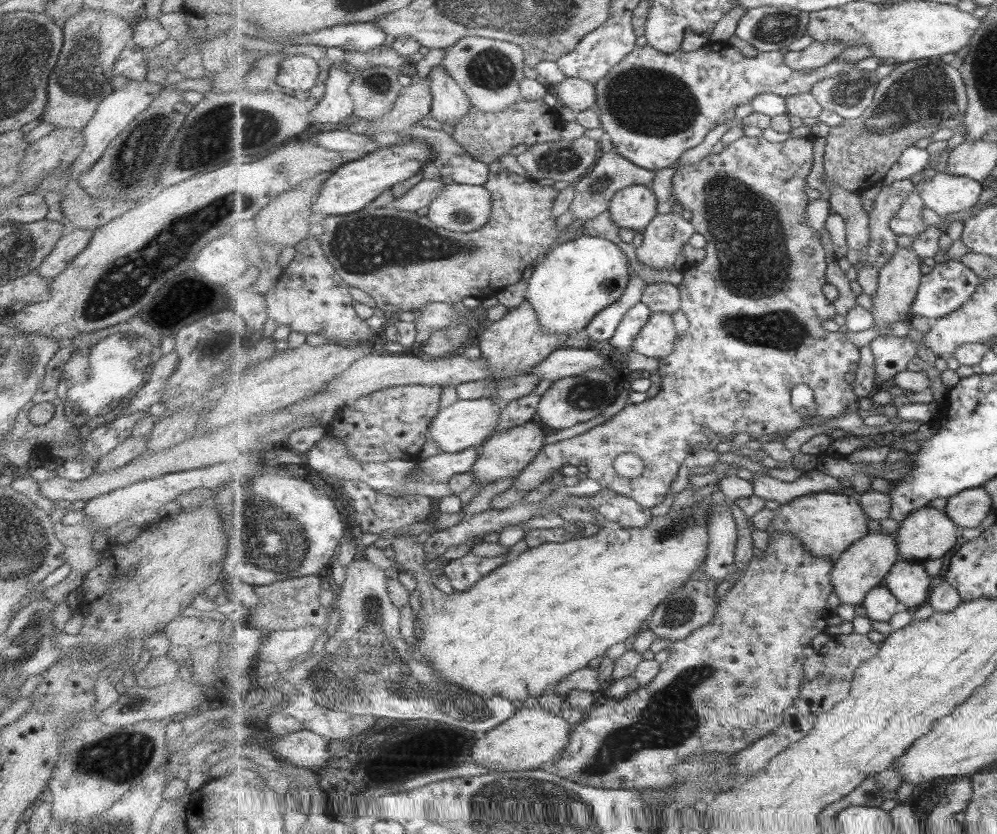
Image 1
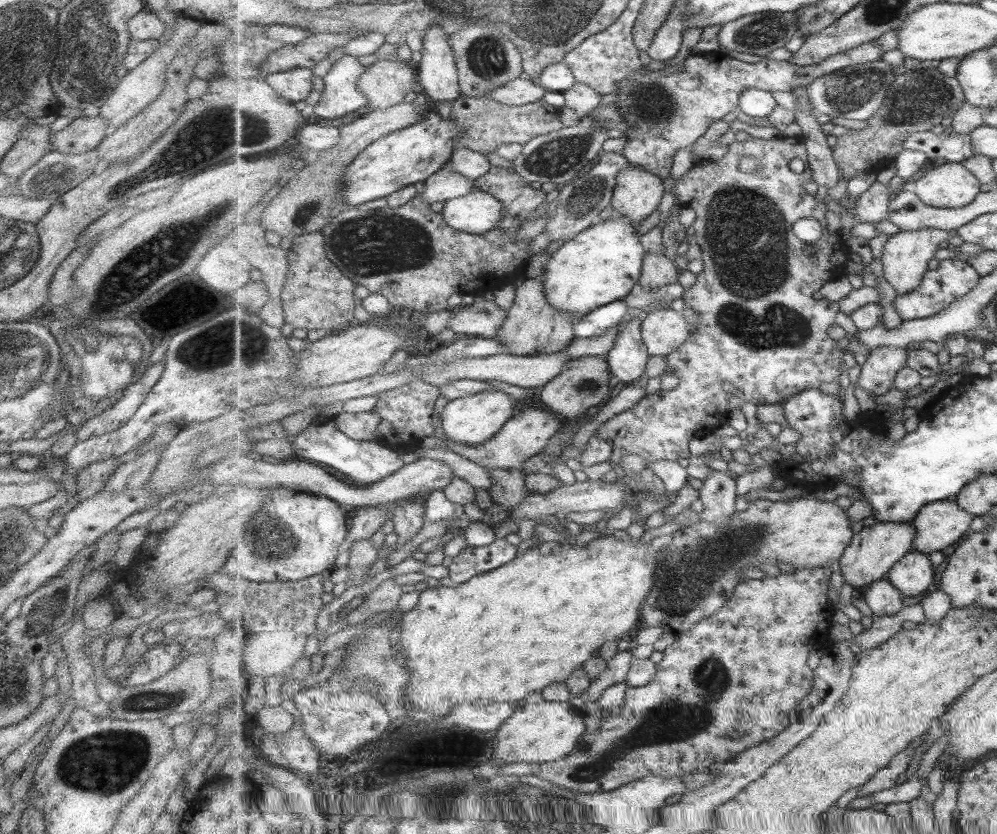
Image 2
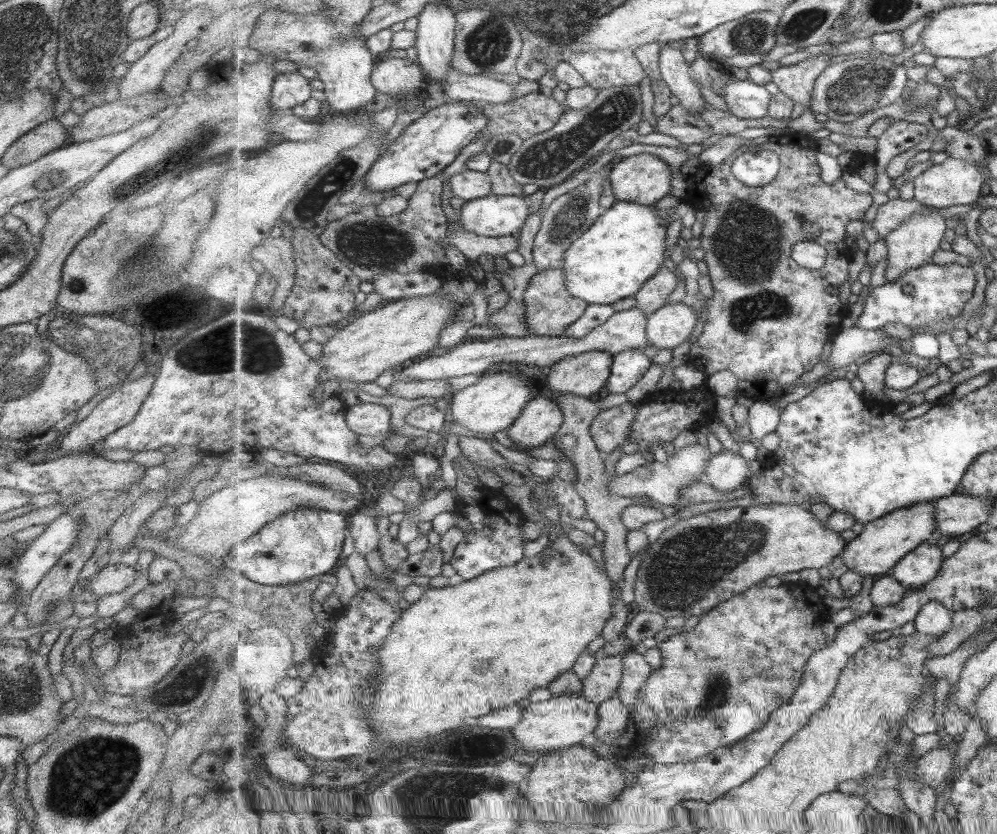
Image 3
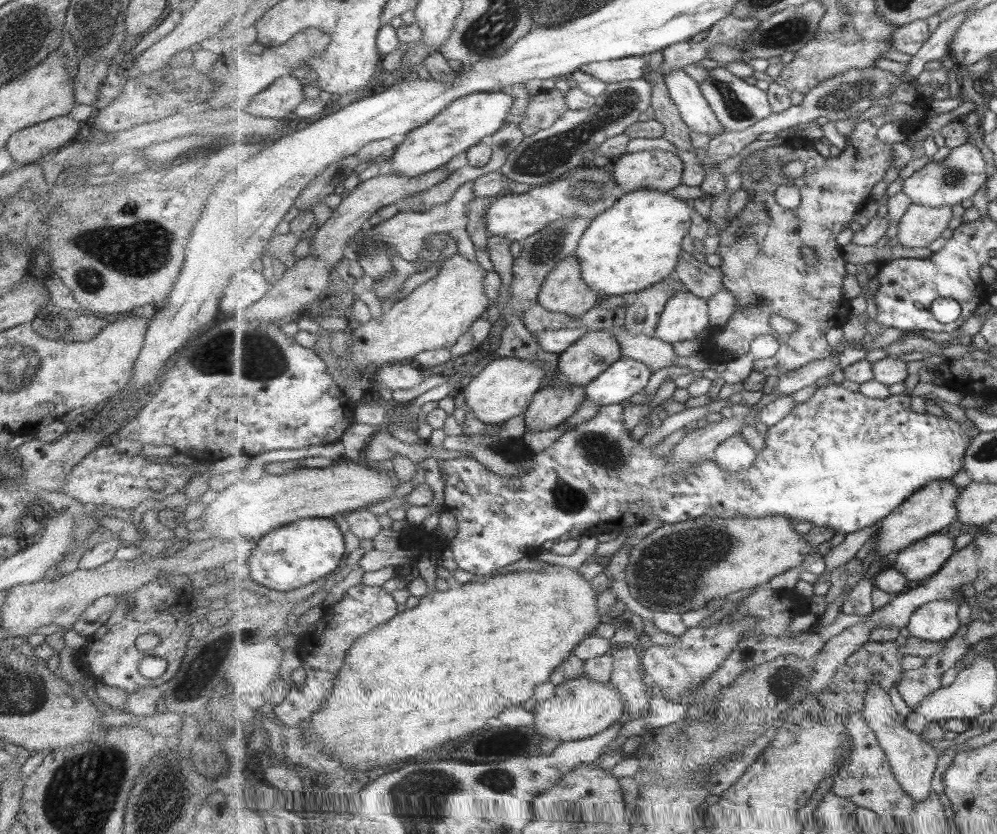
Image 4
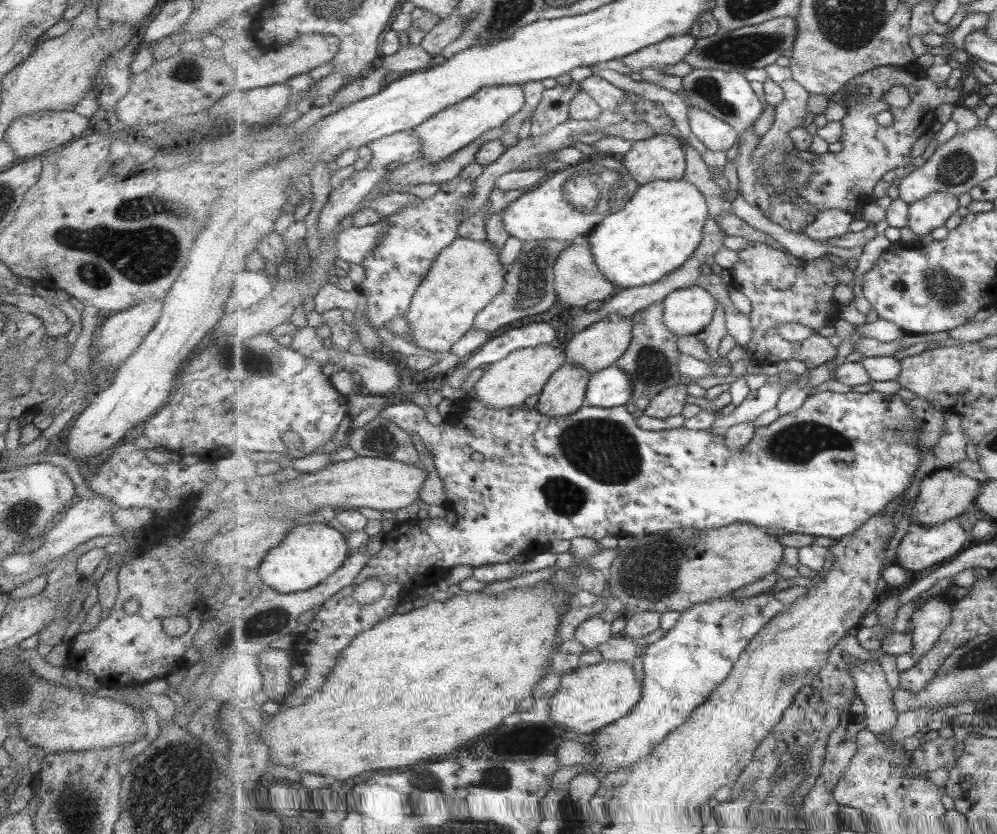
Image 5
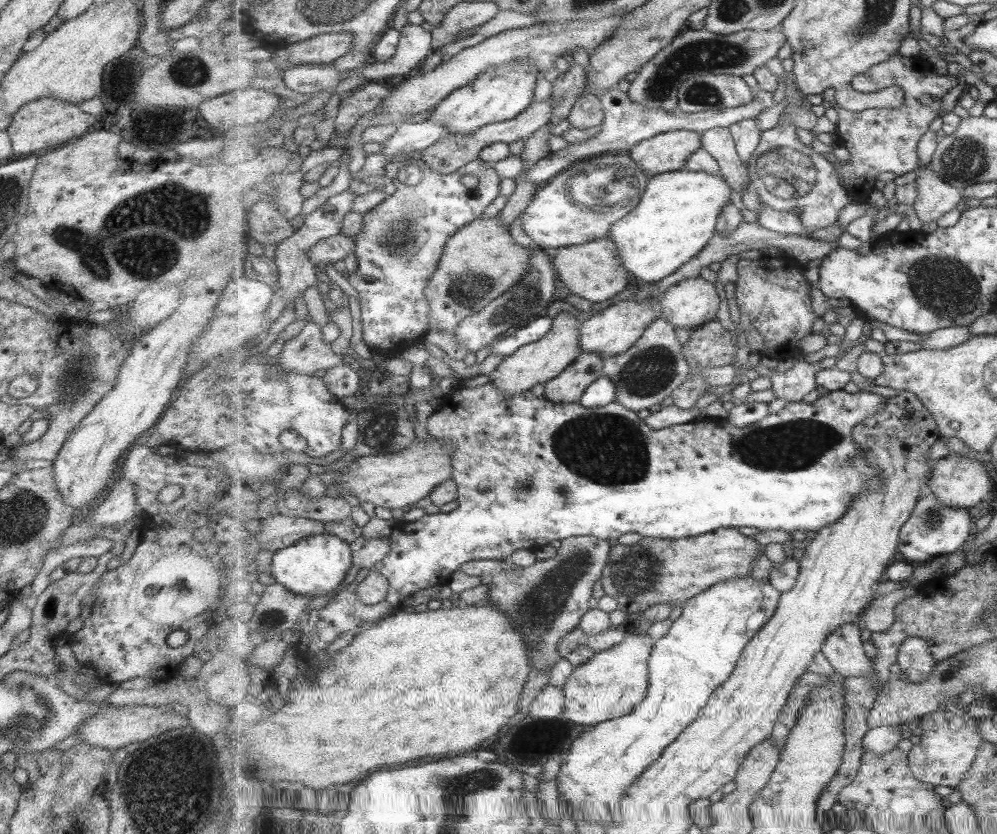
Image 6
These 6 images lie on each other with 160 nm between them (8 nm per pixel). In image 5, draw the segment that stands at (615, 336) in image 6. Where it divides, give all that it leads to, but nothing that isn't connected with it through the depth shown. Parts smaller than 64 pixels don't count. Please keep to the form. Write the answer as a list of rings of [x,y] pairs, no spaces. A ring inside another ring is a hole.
[[[611,316],[595,321],[580,333],[573,333],[566,347],[568,363],[590,371],[592,374],[616,365],[627,352],[634,339],[633,319],[623,316]]]

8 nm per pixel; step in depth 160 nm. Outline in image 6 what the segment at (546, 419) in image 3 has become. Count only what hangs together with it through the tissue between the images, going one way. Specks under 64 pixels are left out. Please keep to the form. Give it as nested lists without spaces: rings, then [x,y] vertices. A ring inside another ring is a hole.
[[[583,352],[565,373],[544,386],[543,396],[554,403],[579,402],[584,390],[605,375],[604,359],[599,353]]]

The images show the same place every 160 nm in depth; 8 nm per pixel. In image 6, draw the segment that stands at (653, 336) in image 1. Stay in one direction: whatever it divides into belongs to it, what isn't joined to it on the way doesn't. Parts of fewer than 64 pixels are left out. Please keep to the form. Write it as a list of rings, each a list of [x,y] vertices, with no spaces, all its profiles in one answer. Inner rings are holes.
[[[687,278],[671,286],[661,302],[663,318],[675,326],[693,327],[714,321],[721,296],[705,278]]]

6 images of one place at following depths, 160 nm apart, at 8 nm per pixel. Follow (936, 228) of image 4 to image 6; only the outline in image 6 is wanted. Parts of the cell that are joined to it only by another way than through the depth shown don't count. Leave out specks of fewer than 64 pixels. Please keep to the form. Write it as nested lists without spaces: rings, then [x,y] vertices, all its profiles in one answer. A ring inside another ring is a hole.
[[[931,164],[917,169],[916,174],[918,197],[913,207],[921,223],[936,222],[943,214],[957,209],[965,194],[956,186],[947,183],[932,169]]]

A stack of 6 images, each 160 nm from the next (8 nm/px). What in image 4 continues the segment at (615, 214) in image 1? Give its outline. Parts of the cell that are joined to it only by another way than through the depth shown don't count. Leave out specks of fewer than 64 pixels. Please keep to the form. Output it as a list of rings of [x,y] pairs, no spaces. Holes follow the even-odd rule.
[[[665,150],[625,153],[614,162],[613,172],[626,193],[639,189],[671,191],[684,184],[683,159]]]

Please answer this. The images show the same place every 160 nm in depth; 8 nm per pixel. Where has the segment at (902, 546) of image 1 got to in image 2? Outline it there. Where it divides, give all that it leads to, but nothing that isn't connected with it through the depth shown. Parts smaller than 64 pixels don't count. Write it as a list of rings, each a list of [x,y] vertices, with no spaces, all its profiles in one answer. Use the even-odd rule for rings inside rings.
[[[937,501],[929,503],[914,518],[917,529],[915,550],[927,553],[941,551],[953,542],[957,542],[962,534],[970,534],[973,514],[965,512],[956,501]]]

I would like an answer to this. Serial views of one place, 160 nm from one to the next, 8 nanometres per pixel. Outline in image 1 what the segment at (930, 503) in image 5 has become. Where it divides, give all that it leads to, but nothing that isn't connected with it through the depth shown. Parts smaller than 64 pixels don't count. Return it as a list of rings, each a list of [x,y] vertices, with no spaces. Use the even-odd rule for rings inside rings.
[[[884,531],[869,533],[835,558],[836,564],[832,572],[834,590],[837,591],[843,603],[853,606],[863,603],[868,594],[879,587],[883,578],[888,576],[893,565],[901,560],[896,534]]]

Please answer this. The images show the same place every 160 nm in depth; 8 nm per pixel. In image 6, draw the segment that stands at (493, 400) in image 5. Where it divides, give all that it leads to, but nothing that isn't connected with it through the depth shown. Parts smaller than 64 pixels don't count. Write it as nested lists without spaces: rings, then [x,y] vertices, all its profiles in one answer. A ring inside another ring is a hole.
[[[561,312],[553,318],[551,330],[541,340],[522,346],[515,354],[505,357],[501,364],[489,374],[489,382],[498,389],[515,396],[531,390],[537,384],[546,385],[573,365],[584,352],[580,343],[580,330],[584,320],[569,312]]]

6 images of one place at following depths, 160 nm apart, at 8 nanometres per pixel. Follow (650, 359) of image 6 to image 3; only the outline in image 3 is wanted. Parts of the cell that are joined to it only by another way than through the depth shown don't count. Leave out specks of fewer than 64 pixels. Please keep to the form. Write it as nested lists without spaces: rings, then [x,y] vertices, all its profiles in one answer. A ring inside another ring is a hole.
[[[665,266],[661,267],[659,273],[649,282],[644,283],[643,289],[634,297],[635,306],[639,307],[649,318],[667,305],[669,297],[673,295],[678,284],[677,276]]]

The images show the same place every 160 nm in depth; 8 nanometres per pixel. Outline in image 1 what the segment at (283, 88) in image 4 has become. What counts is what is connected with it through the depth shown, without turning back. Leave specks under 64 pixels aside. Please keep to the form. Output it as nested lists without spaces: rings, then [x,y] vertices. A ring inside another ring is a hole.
[[[305,55],[285,57],[276,85],[291,88],[295,95],[305,96],[317,84],[320,66],[317,60]]]

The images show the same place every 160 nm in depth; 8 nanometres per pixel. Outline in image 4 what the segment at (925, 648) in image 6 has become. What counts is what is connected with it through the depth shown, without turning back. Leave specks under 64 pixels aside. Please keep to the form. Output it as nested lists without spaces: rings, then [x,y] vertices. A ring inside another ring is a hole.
[[[943,599],[924,604],[910,618],[909,633],[919,638],[941,642],[949,640],[962,626],[957,599]]]

